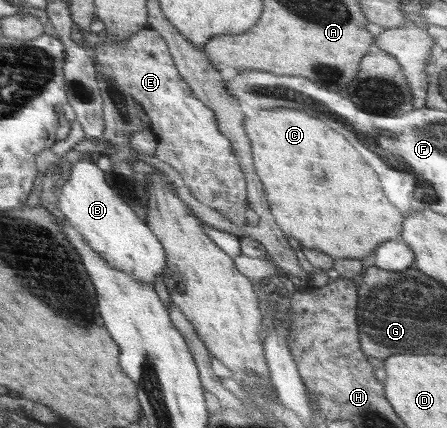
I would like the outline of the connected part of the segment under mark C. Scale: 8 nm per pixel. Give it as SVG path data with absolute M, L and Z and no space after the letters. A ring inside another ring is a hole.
M289 108L263 110L255 118L245 116L244 122L245 133L249 136L249 140L251 140L250 145L253 148L253 162L255 162L257 176L261 178L261 182L265 186L265 192L269 194L268 202L269 206L271 206L274 219L286 236L296 238L303 247L326 252L329 257L333 257L334 259L362 259L368 262L381 244L391 239L398 239L402 234L405 216L389 202L388 197L381 190L381 181L380 178L377 178L379 175L373 170L373 166L369 166L365 160L361 160L361 156L357 154L357 150L341 134L333 132L329 128L329 125L321 124L317 118L311 118L305 112L293 109L289 110Z

